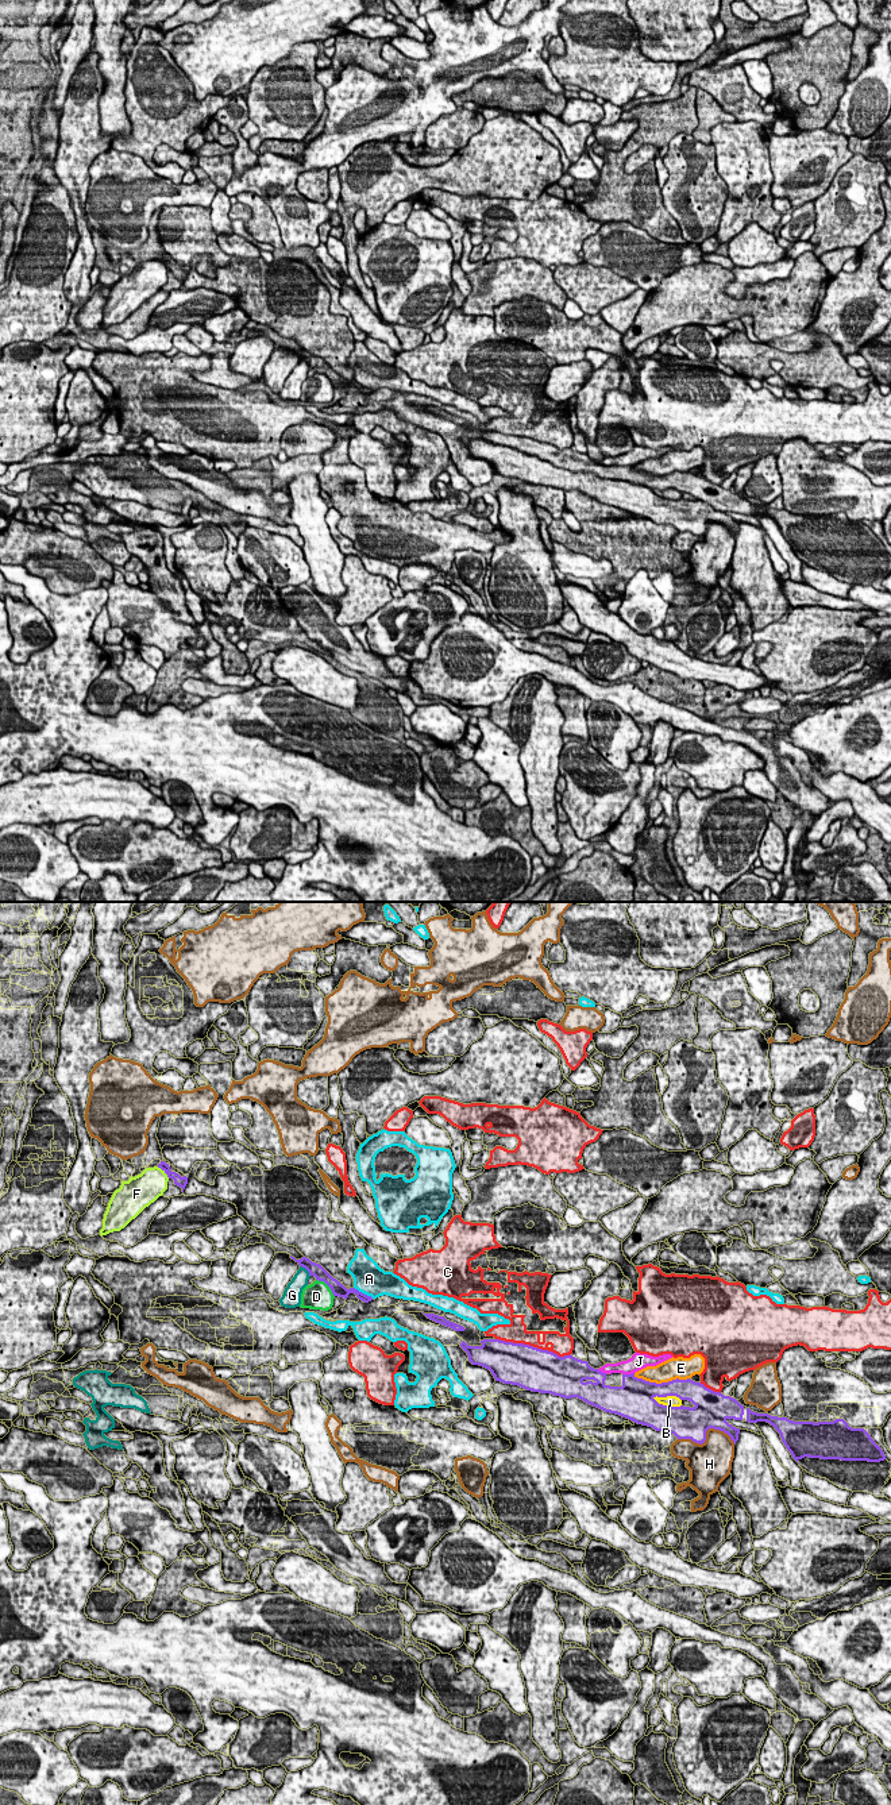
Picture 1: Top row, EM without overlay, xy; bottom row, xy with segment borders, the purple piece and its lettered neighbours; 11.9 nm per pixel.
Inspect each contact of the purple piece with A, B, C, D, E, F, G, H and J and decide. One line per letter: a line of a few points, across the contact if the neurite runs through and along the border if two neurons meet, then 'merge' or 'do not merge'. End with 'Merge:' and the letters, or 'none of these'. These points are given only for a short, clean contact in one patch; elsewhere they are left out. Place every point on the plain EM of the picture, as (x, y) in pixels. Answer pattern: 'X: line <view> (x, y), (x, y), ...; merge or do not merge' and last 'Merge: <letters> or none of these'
A: do not merge
B: do not merge
C: do not merge
D: do not merge
E: do not merge
F: line xy (157, 259), (169, 270); do not merge
G: line xy (300, 358), (309, 369); do not merge
H: do not merge
J: line xy (633, 465), (623, 467); do not merge
Merge: none of these

